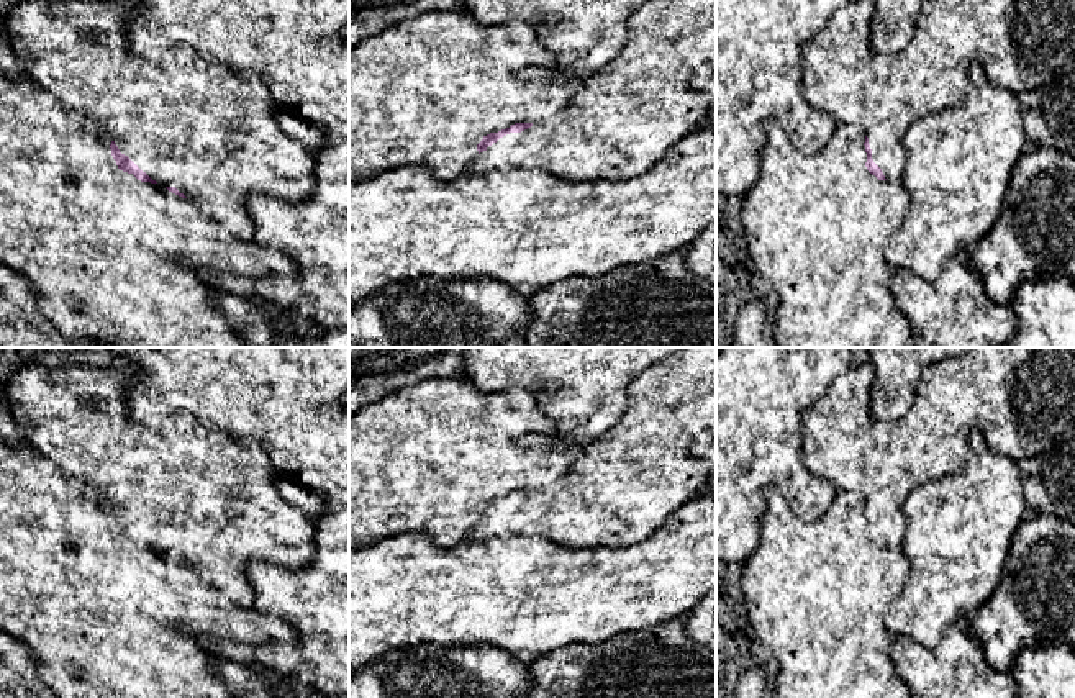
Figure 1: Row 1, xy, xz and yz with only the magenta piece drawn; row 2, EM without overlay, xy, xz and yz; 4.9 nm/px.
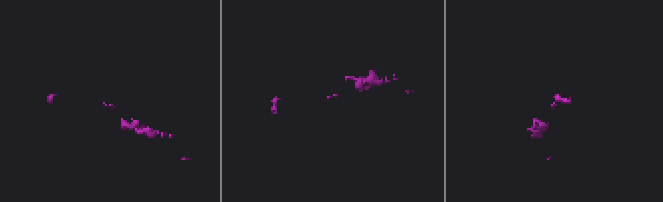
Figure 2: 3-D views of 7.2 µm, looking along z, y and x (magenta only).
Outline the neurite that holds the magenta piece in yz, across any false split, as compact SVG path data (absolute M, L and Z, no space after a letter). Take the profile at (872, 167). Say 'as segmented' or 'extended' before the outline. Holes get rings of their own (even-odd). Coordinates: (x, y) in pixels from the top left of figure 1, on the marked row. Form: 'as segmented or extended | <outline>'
extended | M778 120L765 121L769 143L760 156L754 187L741 200L741 223L747 251L757 272L773 287L778 306L772 318L777 347L905 347L909 321L891 293L895 269L883 246L901 224L909 195L901 182L888 182L872 159L865 133L854 125L837 125L826 146L805 156Z

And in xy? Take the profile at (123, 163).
extended | M0 77L0 265L25 277L34 292L41 313L59 331L64 341L93 339L103 347L252 347L229 324L218 305L223 292L203 280L205 274L229 274L234 277L282 277L295 270L287 256L265 249L256 241L243 241L226 231L213 218L200 213L175 187L161 187L143 172L115 141L82 123L80 113L62 105L51 92L33 80L7 82Z

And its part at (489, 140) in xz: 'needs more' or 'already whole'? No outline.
needs more

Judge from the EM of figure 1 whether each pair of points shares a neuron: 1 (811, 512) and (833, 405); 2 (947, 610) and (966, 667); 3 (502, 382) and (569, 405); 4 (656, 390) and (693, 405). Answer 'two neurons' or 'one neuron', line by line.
1: two neurons
2: two neurons
3: one neuron
4: one neuron

